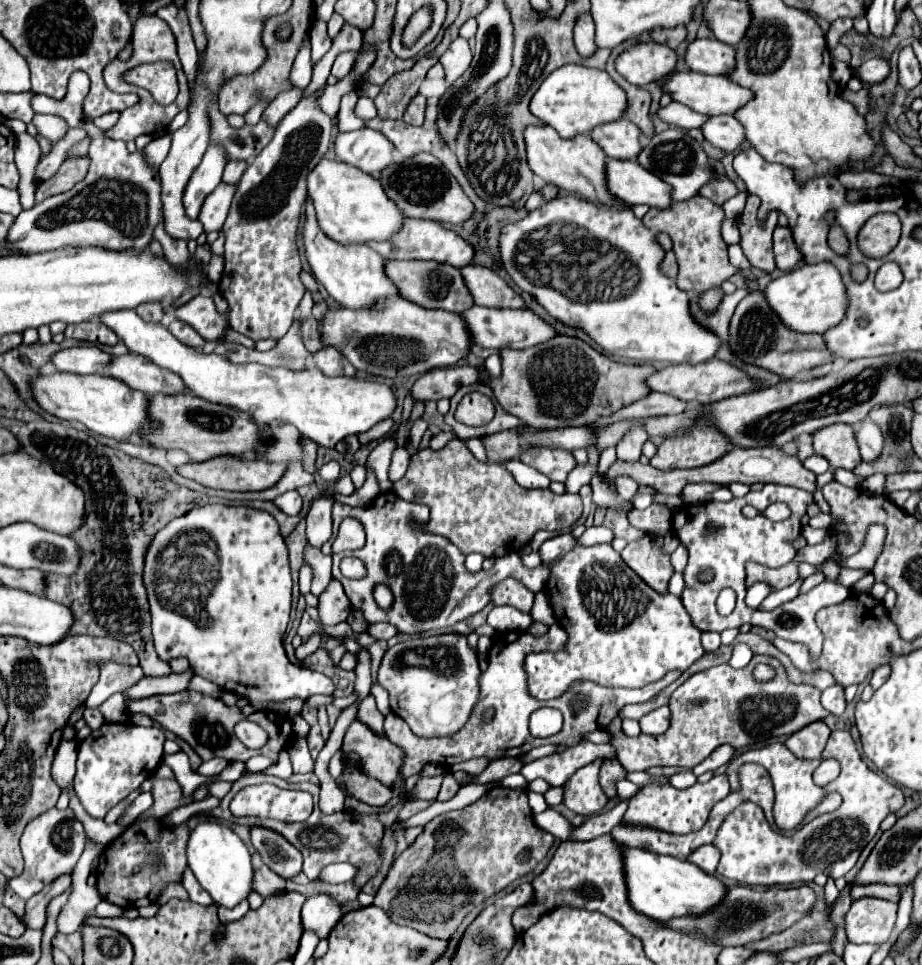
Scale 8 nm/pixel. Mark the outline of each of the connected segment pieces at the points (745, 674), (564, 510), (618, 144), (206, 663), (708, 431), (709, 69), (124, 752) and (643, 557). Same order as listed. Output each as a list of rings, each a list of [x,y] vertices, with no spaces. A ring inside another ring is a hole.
[[[753,656],[747,668],[735,670],[729,664],[713,666],[705,672],[693,674],[685,680],[669,698],[671,724],[667,732],[659,736],[640,734],[628,737],[622,731],[622,721],[616,717],[605,728],[611,739],[611,746],[617,752],[621,766],[627,772],[647,770],[651,766],[681,766],[695,768],[703,762],[717,746],[729,744],[733,748],[745,748],[777,736],[789,736],[799,728],[823,720],[829,712],[819,702],[819,690],[813,686],[795,686],[787,680],[785,668],[777,658]],[[755,664],[769,664],[777,670],[775,678],[759,684],[753,678]]]
[[[453,438],[443,450],[417,450],[411,456],[407,474],[393,484],[403,500],[423,502],[431,508],[431,518],[423,526],[425,532],[445,536],[463,554],[481,552],[487,558],[519,552],[529,544],[537,530],[565,530],[581,516],[581,500],[577,494],[557,496],[549,488],[525,490],[501,464],[479,462],[463,440]]]
[[[619,118],[617,122],[593,128],[589,136],[603,148],[609,158],[629,160],[637,158],[641,152],[639,134],[641,132],[639,128],[635,128],[635,124],[631,124],[627,118]]]
[[[223,504],[195,506],[157,532],[147,550],[143,580],[151,604],[155,650],[163,660],[169,662],[175,656],[189,658],[191,668],[199,676],[245,696],[257,708],[295,696],[307,700],[313,694],[333,694],[336,686],[331,678],[317,670],[295,666],[285,656],[283,634],[291,612],[291,572],[285,540],[269,512]]]
[[[695,424],[683,436],[665,438],[649,464],[657,470],[701,468],[727,454],[727,448],[729,440],[721,432],[715,432],[711,424]]]
[[[695,38],[687,44],[685,64],[701,74],[727,74],[735,68],[735,48],[715,38]]]
[[[103,724],[99,730],[93,730],[85,740],[77,744],[77,774],[75,774],[75,792],[83,808],[93,818],[105,818],[105,814],[125,800],[133,790],[137,790],[147,778],[151,778],[161,764],[165,734],[161,728],[125,724]]]
[[[647,534],[643,540],[631,542],[621,552],[625,564],[637,572],[653,590],[667,592],[667,582],[673,576],[669,556],[661,552],[663,538]]]

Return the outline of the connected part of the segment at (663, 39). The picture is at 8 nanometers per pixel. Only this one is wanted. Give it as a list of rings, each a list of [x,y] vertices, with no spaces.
[[[679,26],[679,28],[655,28],[655,32],[649,32],[649,34],[651,34],[651,38],[655,42],[665,44],[665,46],[675,50],[685,40],[687,30],[685,30],[685,26]]]

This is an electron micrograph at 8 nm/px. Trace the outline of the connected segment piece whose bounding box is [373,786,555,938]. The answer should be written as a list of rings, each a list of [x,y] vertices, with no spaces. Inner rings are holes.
[[[497,786],[477,802],[433,818],[419,838],[397,856],[387,880],[381,884],[375,896],[373,906],[383,908],[383,912],[399,926],[415,928],[431,938],[449,938],[461,920],[471,912],[471,906],[483,904],[489,896],[495,896],[511,882],[533,872],[551,848],[555,838],[535,826],[531,808],[527,804],[527,794],[527,788],[511,790]],[[525,850],[529,850],[529,858],[519,862],[519,854]]]

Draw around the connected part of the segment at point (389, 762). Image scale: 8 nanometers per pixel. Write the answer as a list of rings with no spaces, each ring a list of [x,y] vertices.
[[[353,720],[345,732],[343,756],[347,756],[349,752],[357,752],[361,756],[363,772],[367,776],[377,778],[387,786],[393,786],[399,780],[403,750],[395,748],[387,738],[379,736],[377,732],[371,732],[371,728],[359,724],[359,720]]]

